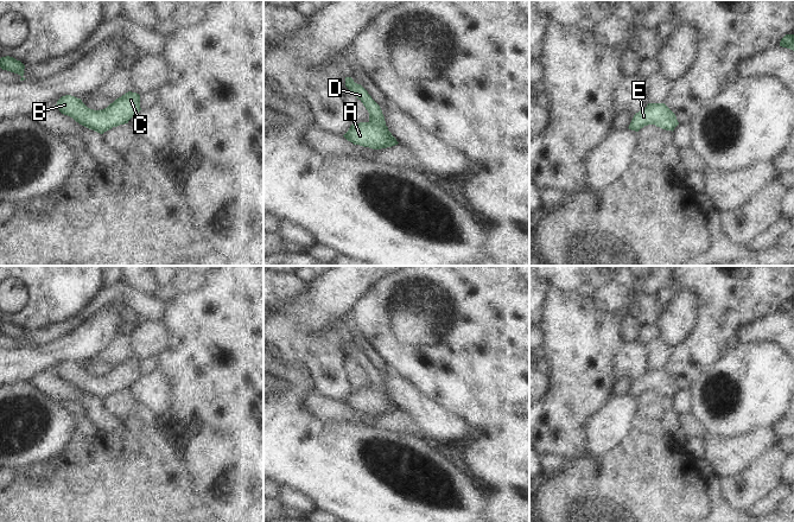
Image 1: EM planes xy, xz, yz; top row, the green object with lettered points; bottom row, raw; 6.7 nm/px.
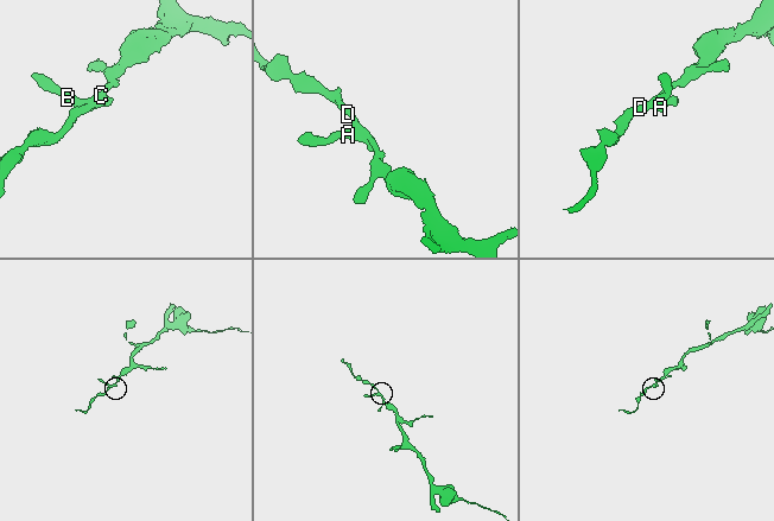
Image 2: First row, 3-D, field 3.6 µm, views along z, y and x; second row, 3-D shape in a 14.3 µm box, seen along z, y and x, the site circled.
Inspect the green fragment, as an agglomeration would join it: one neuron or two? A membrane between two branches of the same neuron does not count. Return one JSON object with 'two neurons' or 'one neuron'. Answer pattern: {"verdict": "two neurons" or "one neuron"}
{"verdict": "one neuron"}

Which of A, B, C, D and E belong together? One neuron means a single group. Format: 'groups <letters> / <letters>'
groups A B C D E

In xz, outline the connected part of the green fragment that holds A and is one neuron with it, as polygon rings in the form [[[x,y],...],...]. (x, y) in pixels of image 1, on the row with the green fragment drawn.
[[[345,77],[345,87],[363,103],[369,113],[369,121],[352,123],[343,136],[354,145],[373,149],[398,145],[399,142],[386,126],[380,106],[371,98],[368,91],[361,84],[355,83],[351,77]]]

